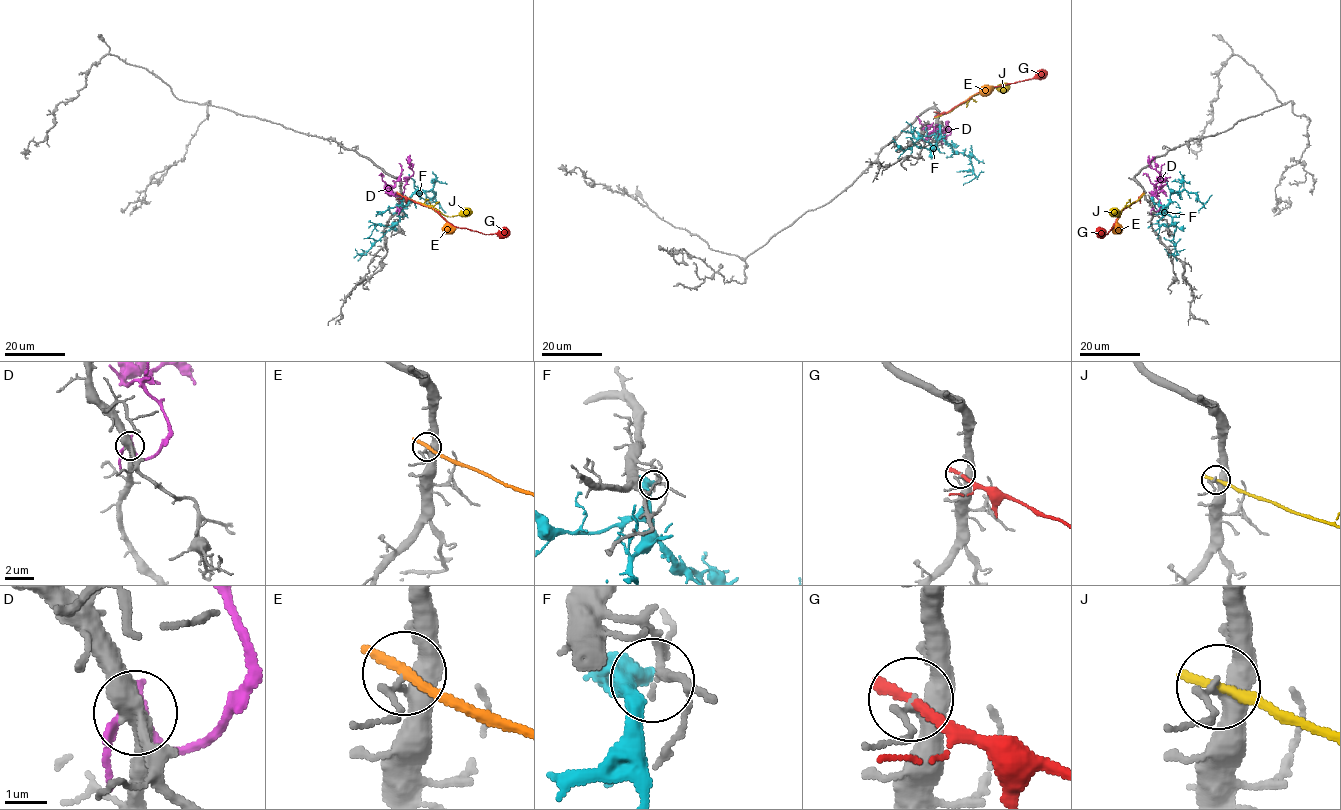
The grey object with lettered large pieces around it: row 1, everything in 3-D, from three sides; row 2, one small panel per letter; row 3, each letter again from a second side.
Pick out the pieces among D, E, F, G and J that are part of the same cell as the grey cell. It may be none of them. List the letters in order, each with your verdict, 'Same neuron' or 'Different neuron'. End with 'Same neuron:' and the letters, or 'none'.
D: Different neuron
E: Different neuron
F: Different neuron
G: Different neuron
J: Different neuron
Same neuron: none

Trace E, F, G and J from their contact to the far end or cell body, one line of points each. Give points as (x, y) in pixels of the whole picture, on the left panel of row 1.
E: (399, 194), (437, 212), (451, 225), (451, 233)
F: (404, 199), (405, 206), (412, 194), (432, 190), (438, 203), (426, 194)
G: (399, 194), (432, 208), (454, 226), (486, 234), (508, 230)
J: (399, 194), (432, 206), (448, 216), (467, 216), (472, 211)

